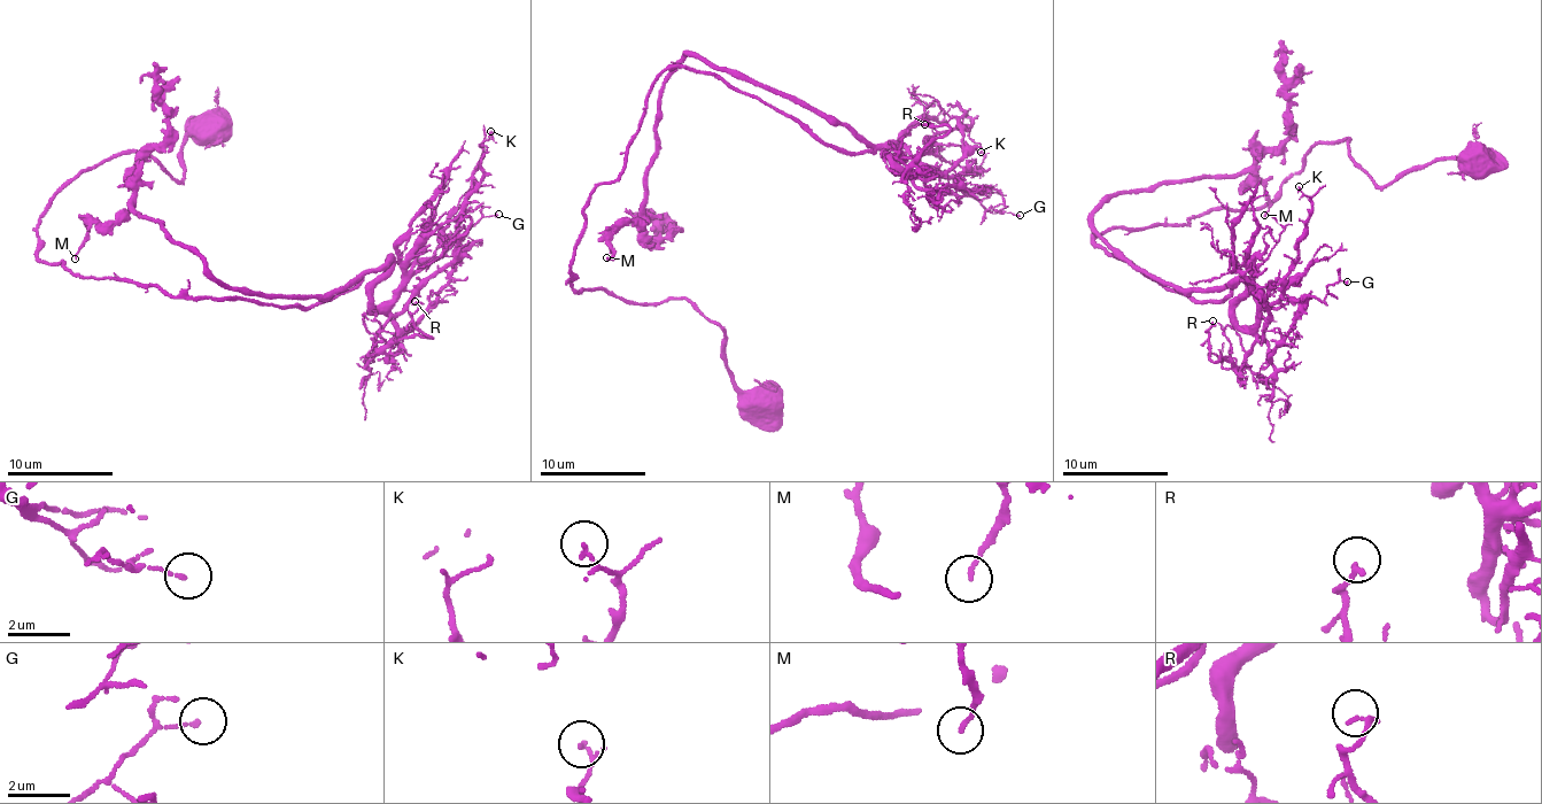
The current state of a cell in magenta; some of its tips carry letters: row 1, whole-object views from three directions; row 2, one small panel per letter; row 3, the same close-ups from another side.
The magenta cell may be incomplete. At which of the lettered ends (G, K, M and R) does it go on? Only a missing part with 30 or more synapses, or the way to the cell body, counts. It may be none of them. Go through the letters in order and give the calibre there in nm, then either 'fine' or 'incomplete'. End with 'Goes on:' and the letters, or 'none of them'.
G: 110 nm | fine
K: 100 nm | fine
M: 130 nm | fine
R: 180 nm | fine
Goes on: none of them

